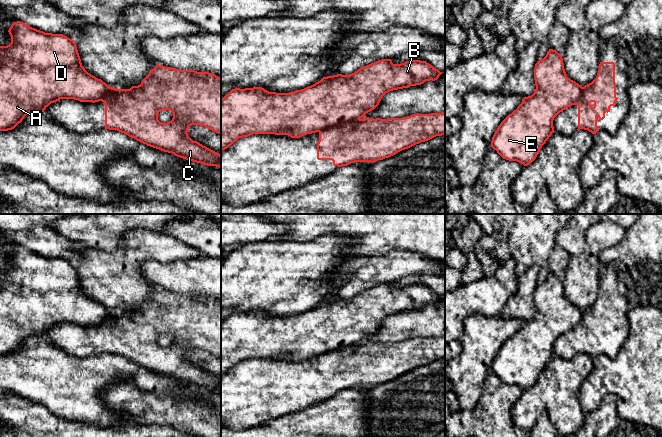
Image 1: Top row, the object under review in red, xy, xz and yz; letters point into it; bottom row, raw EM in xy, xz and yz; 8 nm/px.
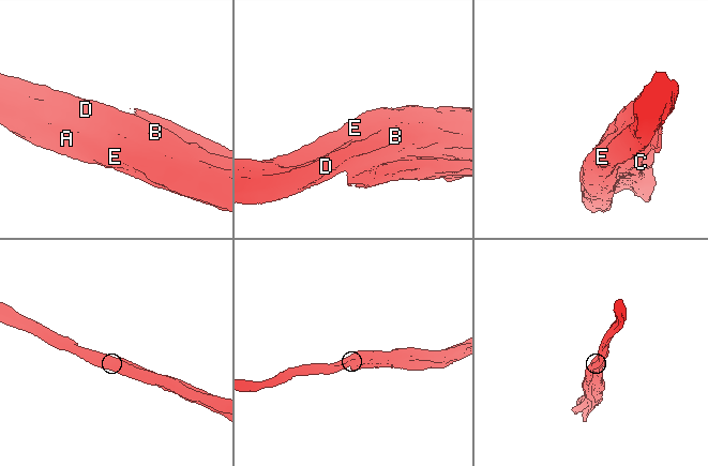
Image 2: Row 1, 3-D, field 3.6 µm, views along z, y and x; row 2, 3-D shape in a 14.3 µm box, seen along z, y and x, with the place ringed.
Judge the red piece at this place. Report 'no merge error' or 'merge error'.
merge error

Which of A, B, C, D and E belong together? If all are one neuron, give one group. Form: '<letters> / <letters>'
A B D E / C

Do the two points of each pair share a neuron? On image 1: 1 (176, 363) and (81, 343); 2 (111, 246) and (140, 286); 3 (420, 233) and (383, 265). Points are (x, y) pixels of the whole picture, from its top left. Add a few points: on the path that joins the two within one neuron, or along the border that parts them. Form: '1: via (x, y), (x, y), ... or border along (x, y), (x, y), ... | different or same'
1: via (152, 356), (137, 343), (105, 343) | same
2: border along (127, 232), (116, 251), (103, 252) | different
3: border along (423, 254), (395, 251), (377, 257) | different

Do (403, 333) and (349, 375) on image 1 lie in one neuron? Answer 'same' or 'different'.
different

